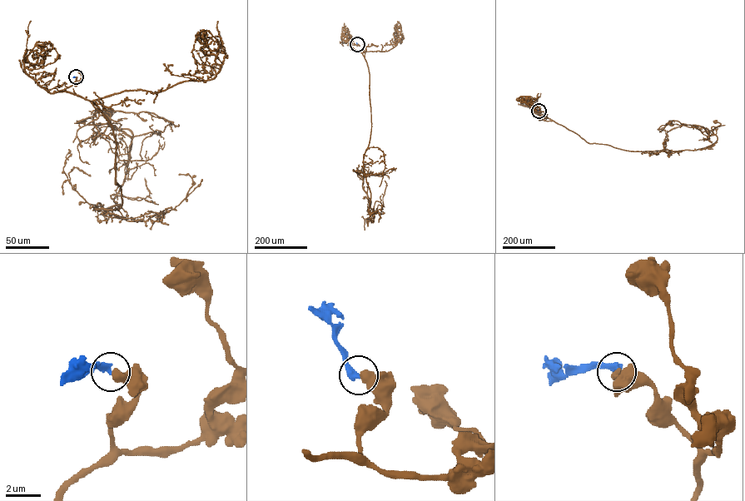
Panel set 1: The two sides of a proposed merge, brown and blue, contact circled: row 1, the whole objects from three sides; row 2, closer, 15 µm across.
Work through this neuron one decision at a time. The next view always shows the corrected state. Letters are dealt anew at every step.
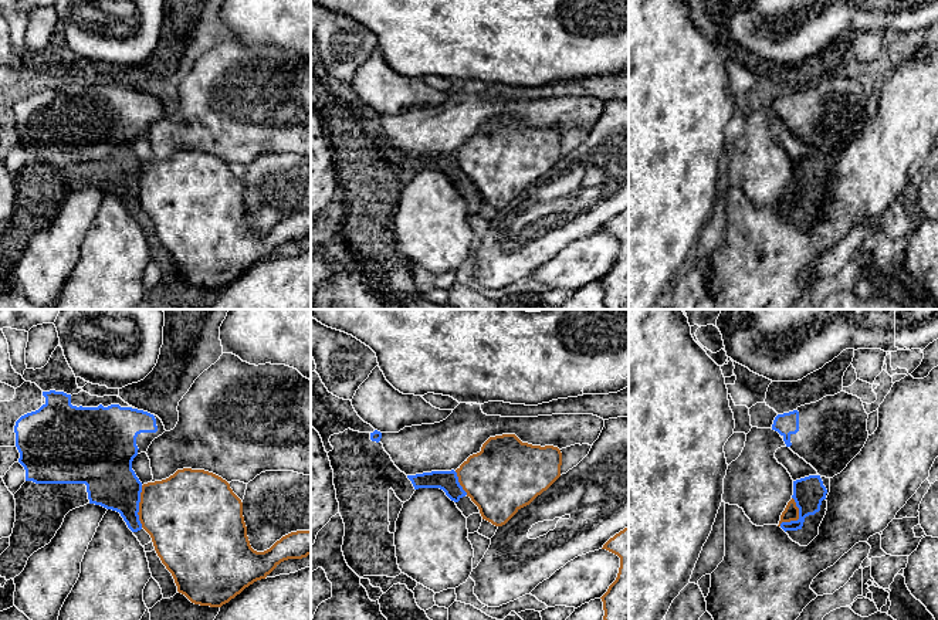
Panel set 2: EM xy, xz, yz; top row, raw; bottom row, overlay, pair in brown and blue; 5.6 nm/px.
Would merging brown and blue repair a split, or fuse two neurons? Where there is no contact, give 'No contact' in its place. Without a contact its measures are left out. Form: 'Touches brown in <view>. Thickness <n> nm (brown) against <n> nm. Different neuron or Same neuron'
Touches brown in xy. Thickness 440 nm (brown) against 280 nm. Different neuron

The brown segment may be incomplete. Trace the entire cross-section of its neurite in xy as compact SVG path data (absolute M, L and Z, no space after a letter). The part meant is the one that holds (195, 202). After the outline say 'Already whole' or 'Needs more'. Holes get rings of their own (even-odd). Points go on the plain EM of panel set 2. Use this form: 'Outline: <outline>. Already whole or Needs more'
Outline: M183 150L166 162L143 166L138 197L177 274L200 288L221 289L281 244L311 237L311 213L291 214L270 231L254 233L241 182L226 162L204 152Z. Already whole

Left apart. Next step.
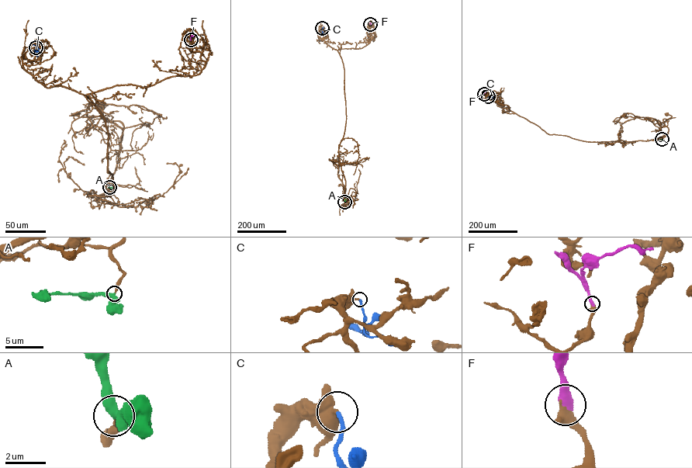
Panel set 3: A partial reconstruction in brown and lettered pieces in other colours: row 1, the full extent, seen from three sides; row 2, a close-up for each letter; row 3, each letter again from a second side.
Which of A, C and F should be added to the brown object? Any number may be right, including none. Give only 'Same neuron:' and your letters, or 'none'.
Same neuron: A, F

